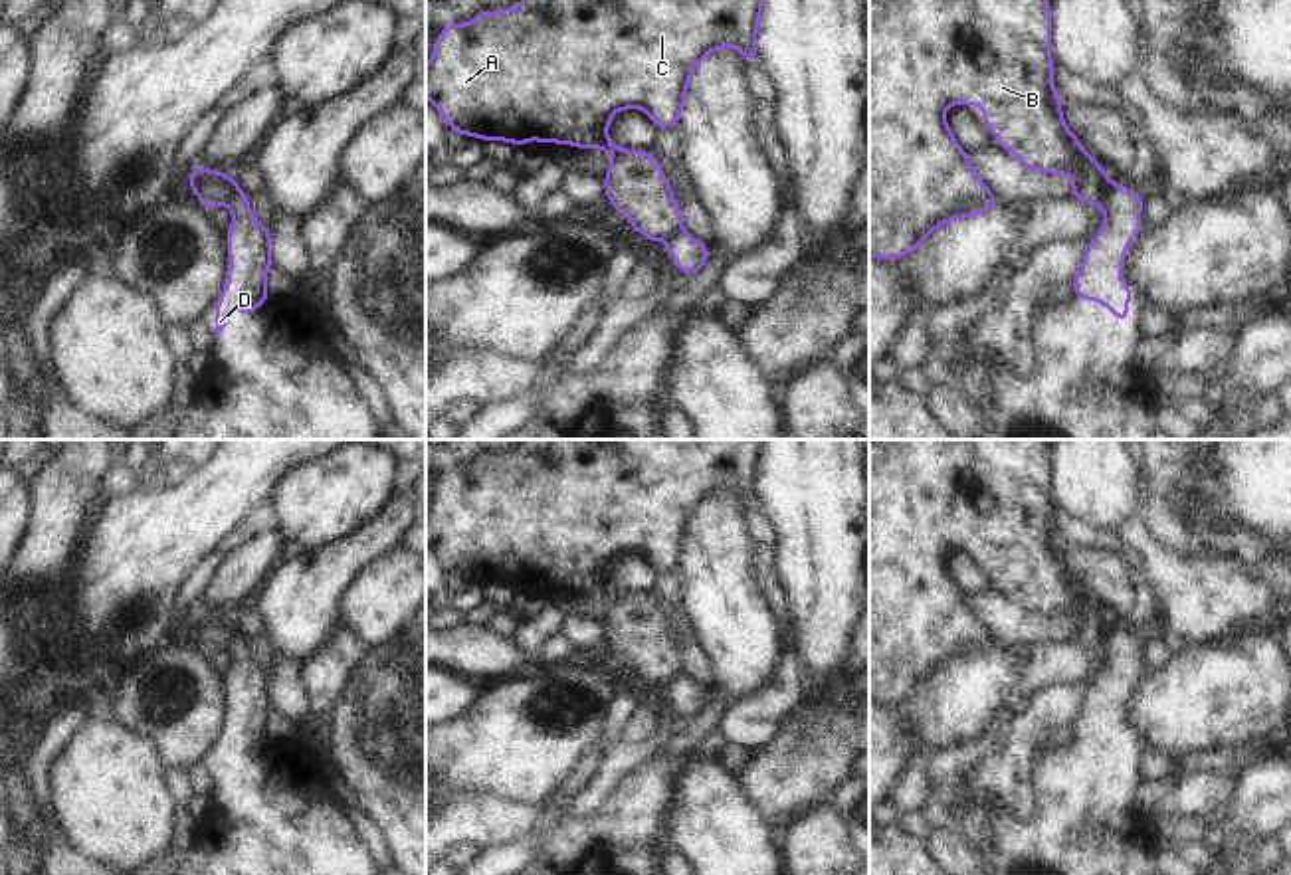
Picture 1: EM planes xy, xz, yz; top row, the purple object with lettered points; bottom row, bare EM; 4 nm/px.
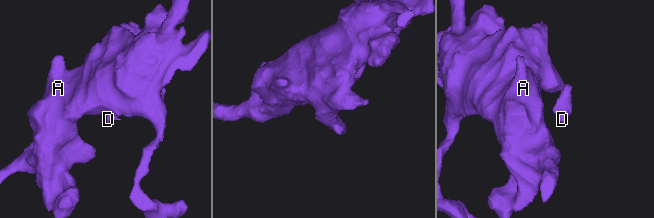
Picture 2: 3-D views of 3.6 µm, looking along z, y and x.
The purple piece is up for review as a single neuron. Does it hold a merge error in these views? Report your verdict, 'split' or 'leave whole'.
split

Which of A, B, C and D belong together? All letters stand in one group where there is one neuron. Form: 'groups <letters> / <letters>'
groups A B C / D

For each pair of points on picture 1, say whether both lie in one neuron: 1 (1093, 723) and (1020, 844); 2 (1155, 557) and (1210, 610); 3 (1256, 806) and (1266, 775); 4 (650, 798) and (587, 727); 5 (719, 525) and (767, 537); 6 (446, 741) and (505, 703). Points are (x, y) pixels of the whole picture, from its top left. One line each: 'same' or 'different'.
1: same
2: same
3: same
4: different
5: different
6: same

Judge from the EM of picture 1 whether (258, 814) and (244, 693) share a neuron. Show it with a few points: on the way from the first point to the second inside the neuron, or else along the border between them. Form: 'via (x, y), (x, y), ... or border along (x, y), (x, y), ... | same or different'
via (248, 784), (242, 777), (244, 723) | same

